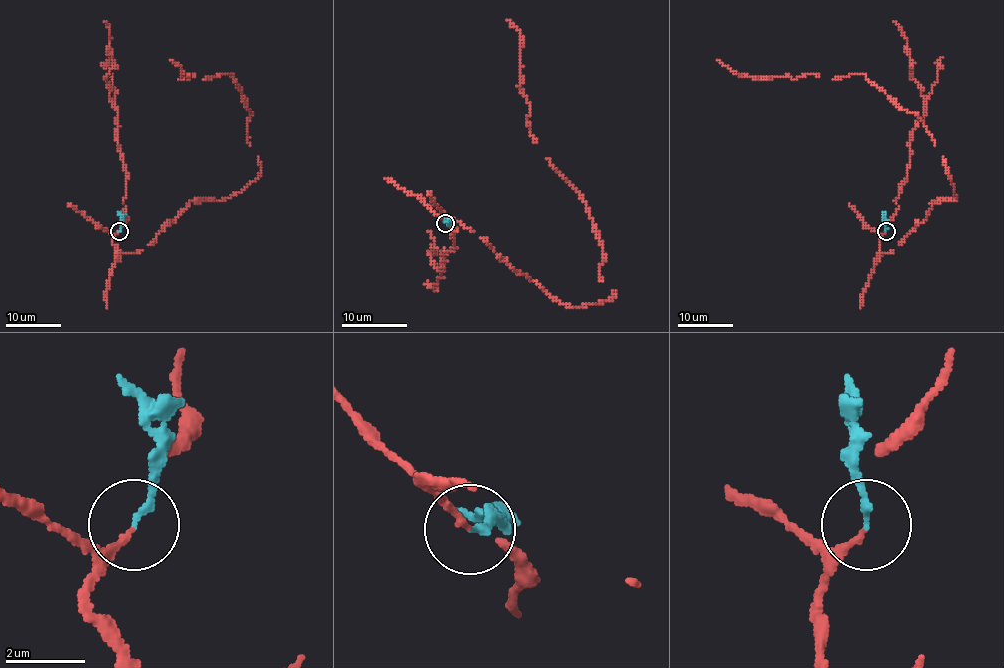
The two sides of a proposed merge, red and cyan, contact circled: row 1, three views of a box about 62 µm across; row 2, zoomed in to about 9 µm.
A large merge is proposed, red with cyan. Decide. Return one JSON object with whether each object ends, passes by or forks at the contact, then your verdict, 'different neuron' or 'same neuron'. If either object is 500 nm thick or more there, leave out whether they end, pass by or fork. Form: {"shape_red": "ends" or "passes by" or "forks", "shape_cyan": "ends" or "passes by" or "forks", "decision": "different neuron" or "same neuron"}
{"shape_red": "ends", "shape_cyan": "ends", "decision": "different neuron"}

